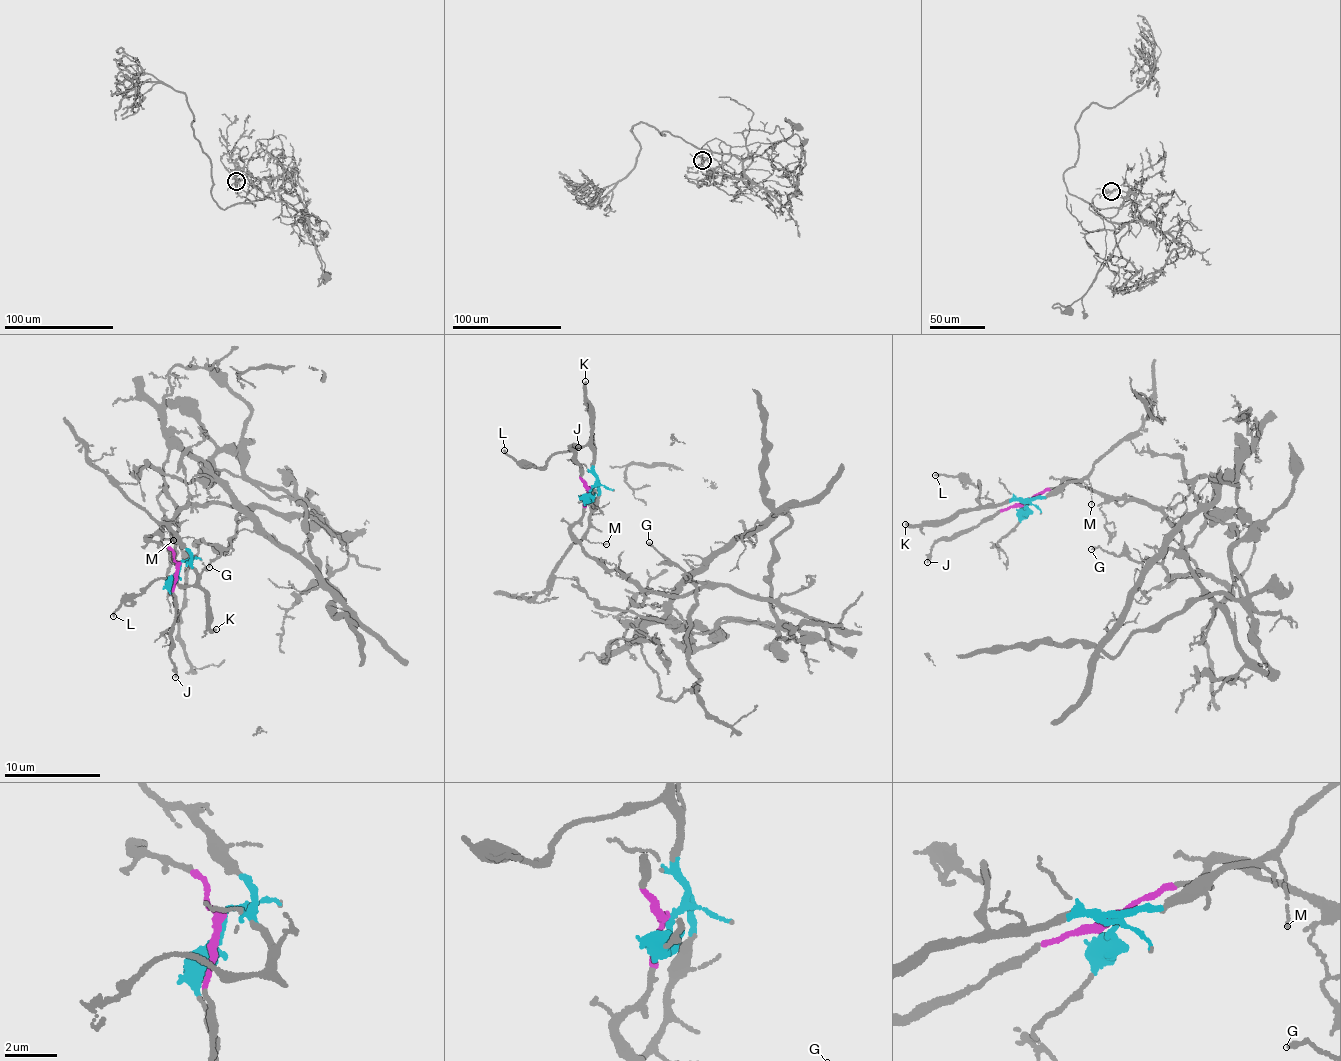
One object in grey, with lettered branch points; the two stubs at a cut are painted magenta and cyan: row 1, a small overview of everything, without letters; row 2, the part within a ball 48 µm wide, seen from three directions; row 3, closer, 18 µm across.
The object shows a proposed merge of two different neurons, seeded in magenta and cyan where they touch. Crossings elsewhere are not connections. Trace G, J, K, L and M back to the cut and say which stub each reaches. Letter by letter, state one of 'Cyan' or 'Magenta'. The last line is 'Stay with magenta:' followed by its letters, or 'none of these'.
G: Magenta
J: Magenta
K: Cyan
L: Cyan
M: Cyan
Stay with magenta: G, J

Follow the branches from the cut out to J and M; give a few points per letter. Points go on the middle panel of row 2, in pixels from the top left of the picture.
J: (590, 489), (580, 476), (582, 468), (570, 447), (579, 447)
M: (590, 491), (597, 484), (597, 507), (590, 515), (588, 532), (591, 543), (607, 543)

